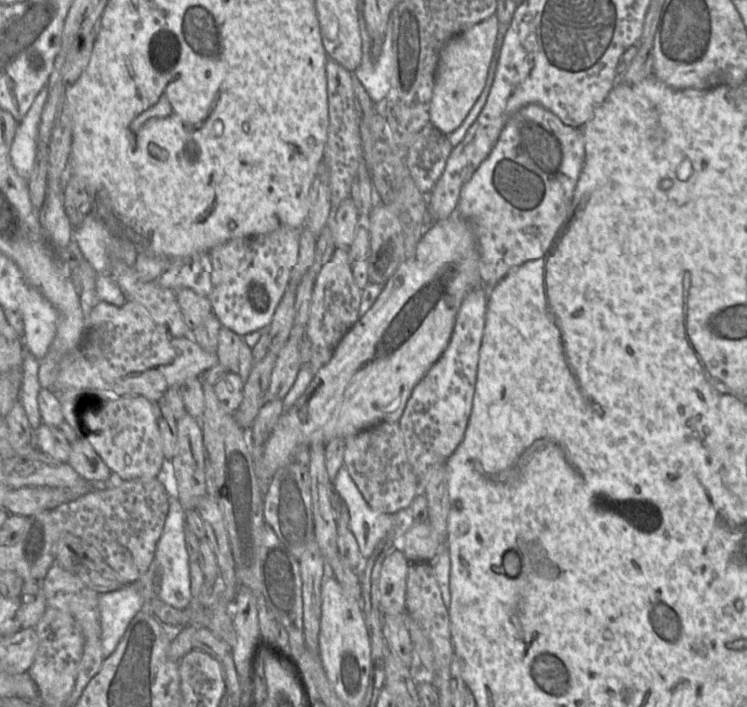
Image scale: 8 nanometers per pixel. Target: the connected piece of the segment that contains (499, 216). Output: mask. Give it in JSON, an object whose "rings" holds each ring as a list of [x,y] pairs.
{"rings":[[[528,104],[506,122],[488,157],[461,189],[457,213],[473,228],[482,285],[491,290],[513,269],[543,257],[572,206],[584,165],[582,128],[564,124],[539,104]]]}

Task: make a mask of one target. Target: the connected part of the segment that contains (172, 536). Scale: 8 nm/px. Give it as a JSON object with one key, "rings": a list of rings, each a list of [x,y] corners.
{"rings":[[[171,497],[163,533],[156,547],[154,561],[147,573],[134,584],[124,585],[118,590],[99,595],[98,606],[104,660],[114,652],[131,620],[151,598],[157,595],[162,601],[177,609],[185,609],[190,605],[193,596],[191,594],[190,558],[185,539],[186,511],[176,498]]]}

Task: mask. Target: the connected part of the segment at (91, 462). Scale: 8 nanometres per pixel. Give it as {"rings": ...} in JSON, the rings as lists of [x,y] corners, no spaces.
{"rings":[[[84,440],[71,443],[72,451],[68,464],[90,484],[105,484],[113,475],[104,460]]]}

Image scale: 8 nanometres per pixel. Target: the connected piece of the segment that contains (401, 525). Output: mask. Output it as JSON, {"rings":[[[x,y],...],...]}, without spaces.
{"rings":[[[345,465],[340,468],[333,484],[348,507],[350,514],[349,529],[357,540],[363,559],[369,558],[376,547],[384,540],[393,541],[393,546],[396,547],[396,549],[401,549],[401,541],[404,534],[414,524],[409,508],[395,514],[386,514],[371,508],[359,491],[355,482],[352,480]]]}

